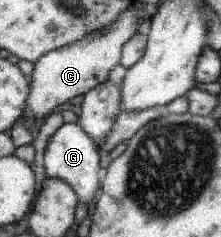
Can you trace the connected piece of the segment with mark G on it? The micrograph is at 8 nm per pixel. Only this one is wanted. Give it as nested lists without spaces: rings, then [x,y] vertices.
[[[63,123],[47,140],[44,152],[44,170],[48,178],[57,178],[72,187],[76,192],[77,199],[81,204],[89,204],[95,201],[95,196],[99,193],[100,178],[97,177],[99,170],[99,154],[92,139],[81,130],[79,124]]]

